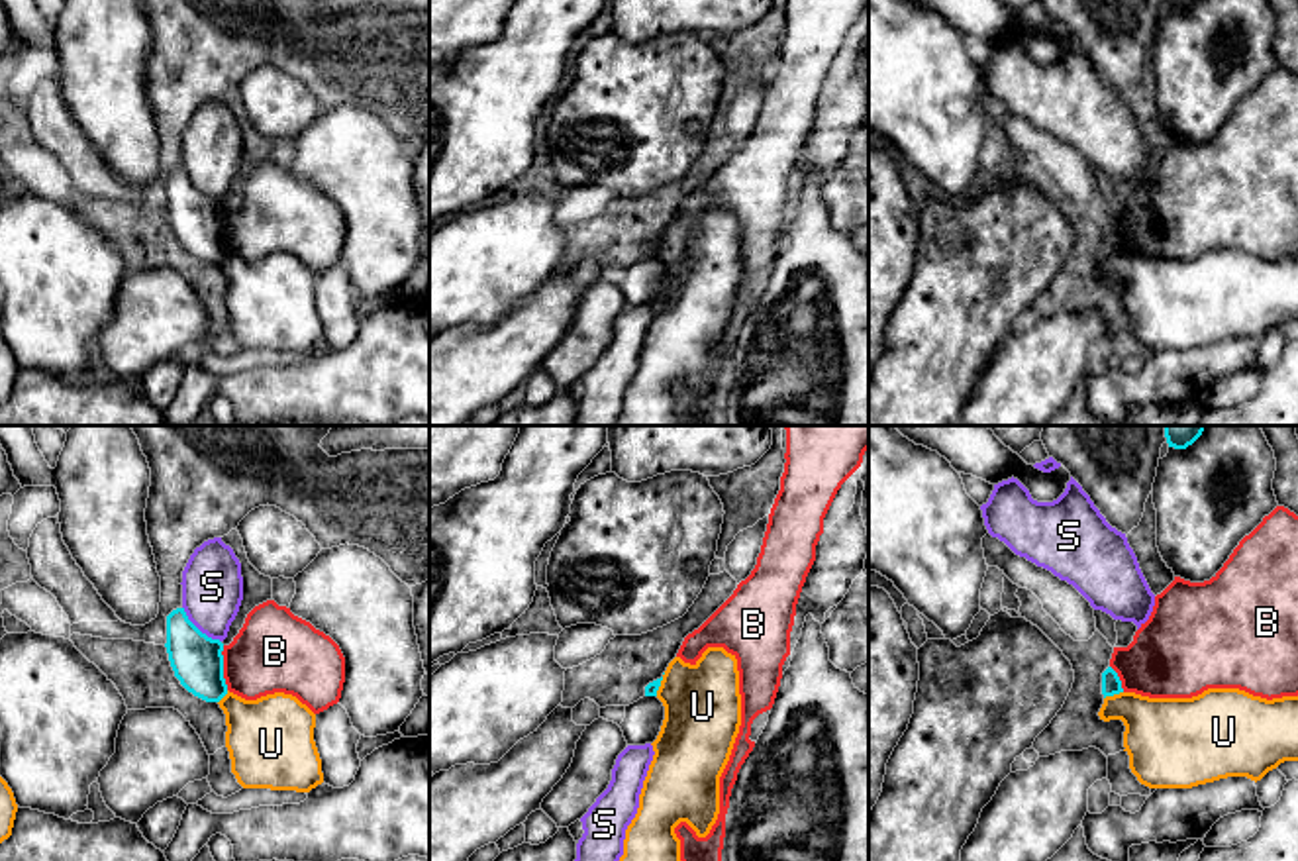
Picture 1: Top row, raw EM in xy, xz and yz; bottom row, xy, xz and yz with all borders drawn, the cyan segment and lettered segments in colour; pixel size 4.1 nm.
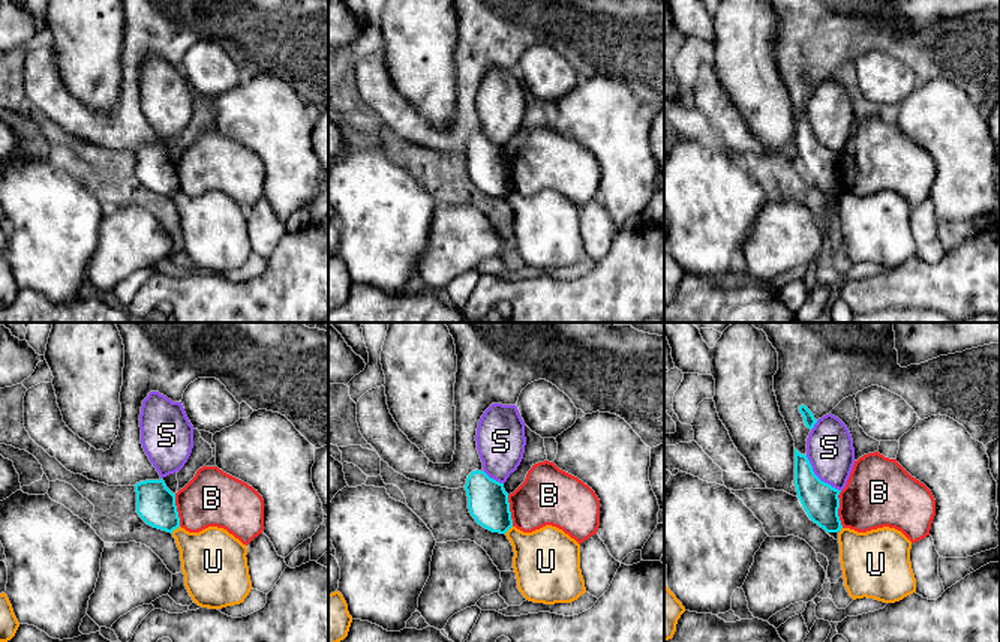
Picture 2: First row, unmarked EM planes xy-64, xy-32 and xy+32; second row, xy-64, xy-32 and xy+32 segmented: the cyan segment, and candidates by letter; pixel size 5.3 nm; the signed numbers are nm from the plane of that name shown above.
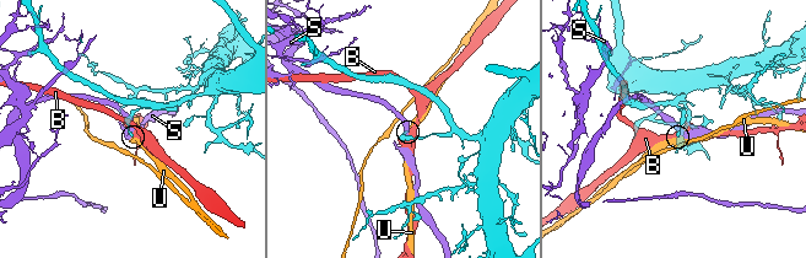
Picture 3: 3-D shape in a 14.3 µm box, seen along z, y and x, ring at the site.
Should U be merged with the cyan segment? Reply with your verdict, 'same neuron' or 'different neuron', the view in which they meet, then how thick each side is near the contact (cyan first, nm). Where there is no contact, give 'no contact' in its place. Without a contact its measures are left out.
different neuron; contact in yz; calibres 80 and 280 nm

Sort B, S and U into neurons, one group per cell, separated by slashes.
B / S / U

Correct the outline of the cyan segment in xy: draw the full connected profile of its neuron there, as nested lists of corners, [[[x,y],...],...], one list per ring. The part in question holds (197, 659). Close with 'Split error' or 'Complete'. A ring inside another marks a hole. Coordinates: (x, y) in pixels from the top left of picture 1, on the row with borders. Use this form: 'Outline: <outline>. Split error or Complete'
Outline: [[[176,608],[167,616],[167,653],[175,677],[194,696],[206,702],[220,702],[227,694],[224,679],[224,643],[202,633]]]. Complete

